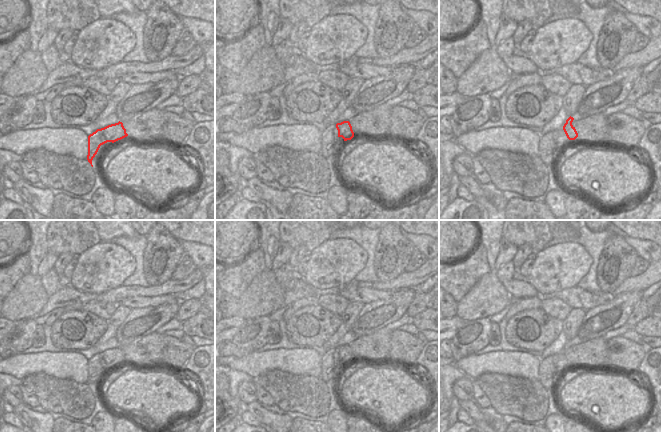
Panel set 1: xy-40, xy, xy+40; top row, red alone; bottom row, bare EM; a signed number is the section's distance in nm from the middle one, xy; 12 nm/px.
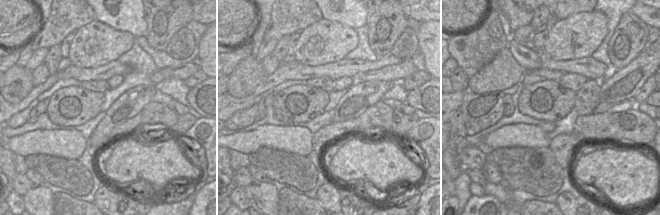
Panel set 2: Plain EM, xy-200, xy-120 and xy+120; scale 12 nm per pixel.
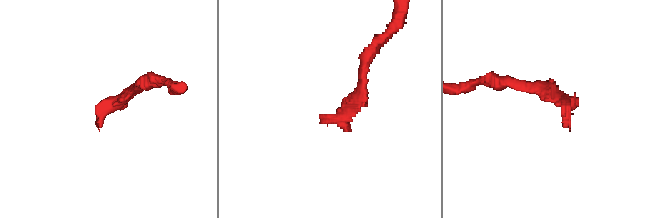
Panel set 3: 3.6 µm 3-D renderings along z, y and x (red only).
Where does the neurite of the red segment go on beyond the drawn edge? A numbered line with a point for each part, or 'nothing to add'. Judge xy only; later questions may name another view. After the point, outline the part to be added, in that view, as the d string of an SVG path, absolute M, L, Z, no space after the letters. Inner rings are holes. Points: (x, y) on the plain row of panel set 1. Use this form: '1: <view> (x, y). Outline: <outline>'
1: xy (329, 366). Outline: M329 349L326 353L322 354L320 379L331 382L344 366L344 363L338 360L336 349Z

